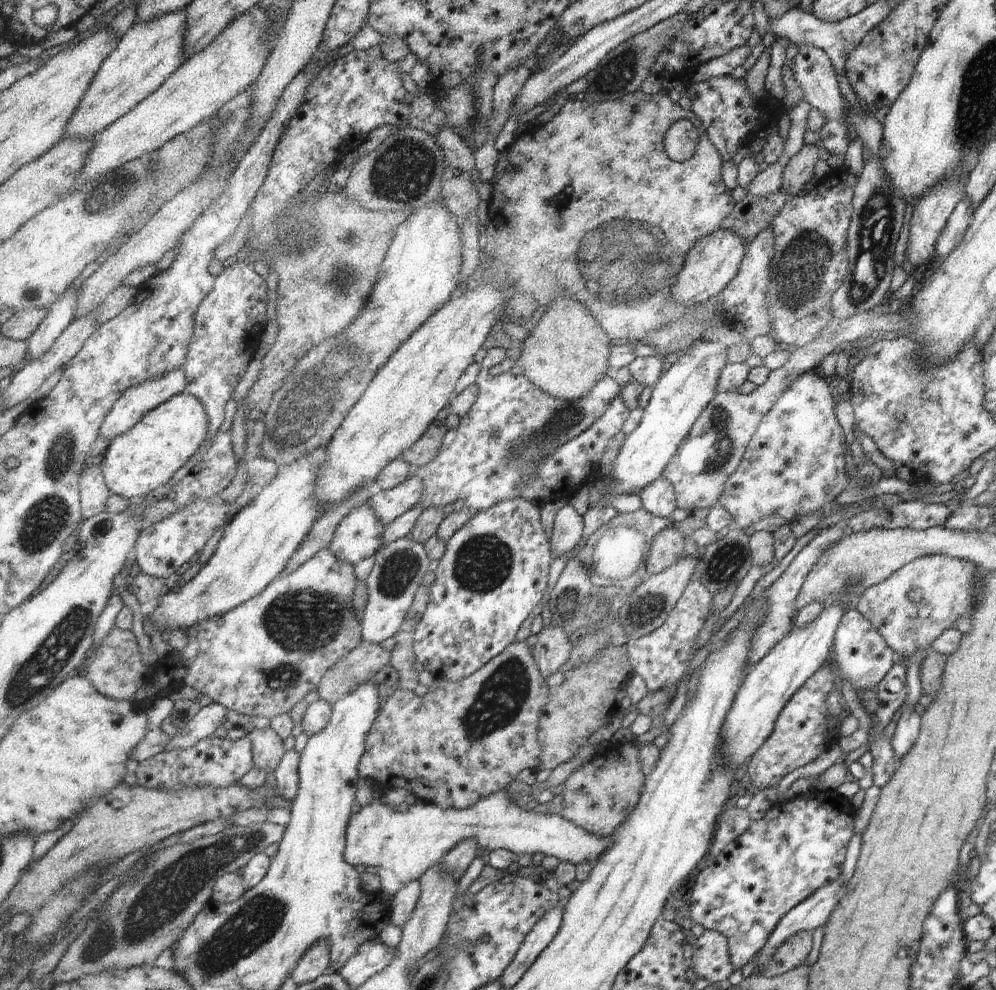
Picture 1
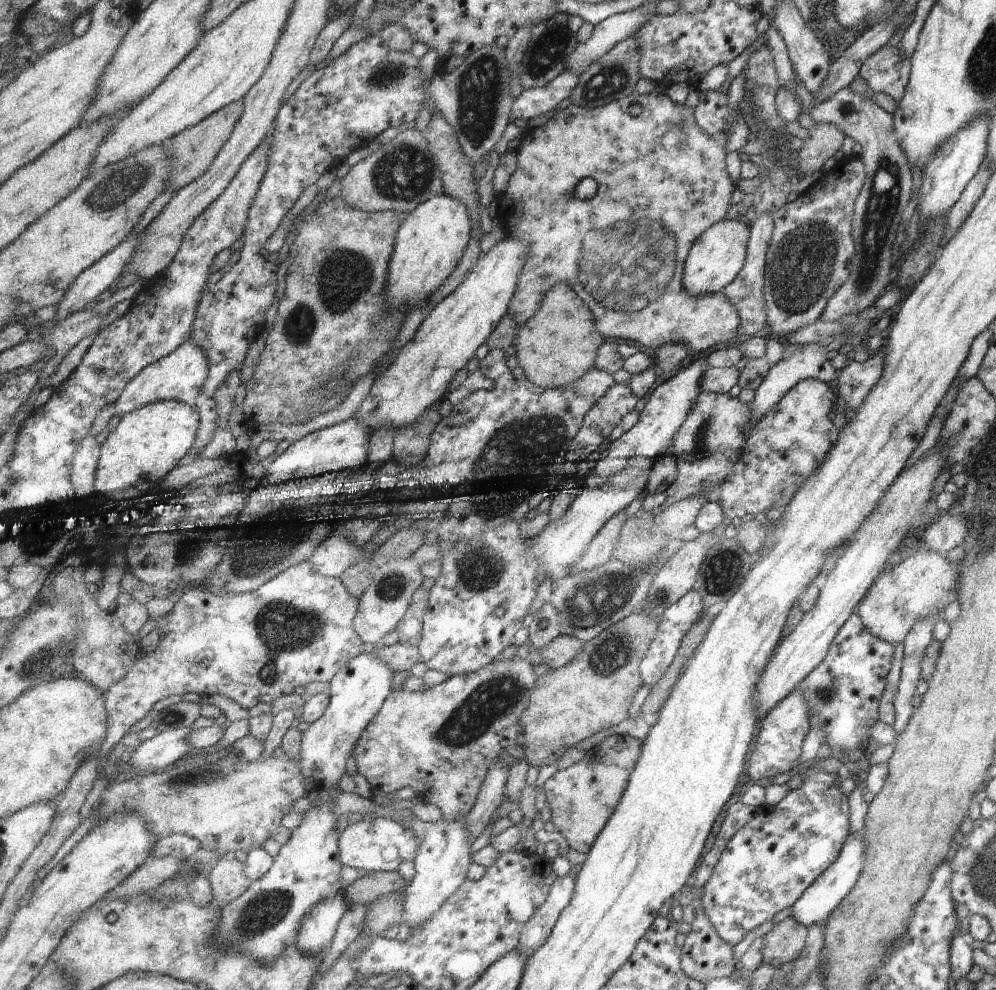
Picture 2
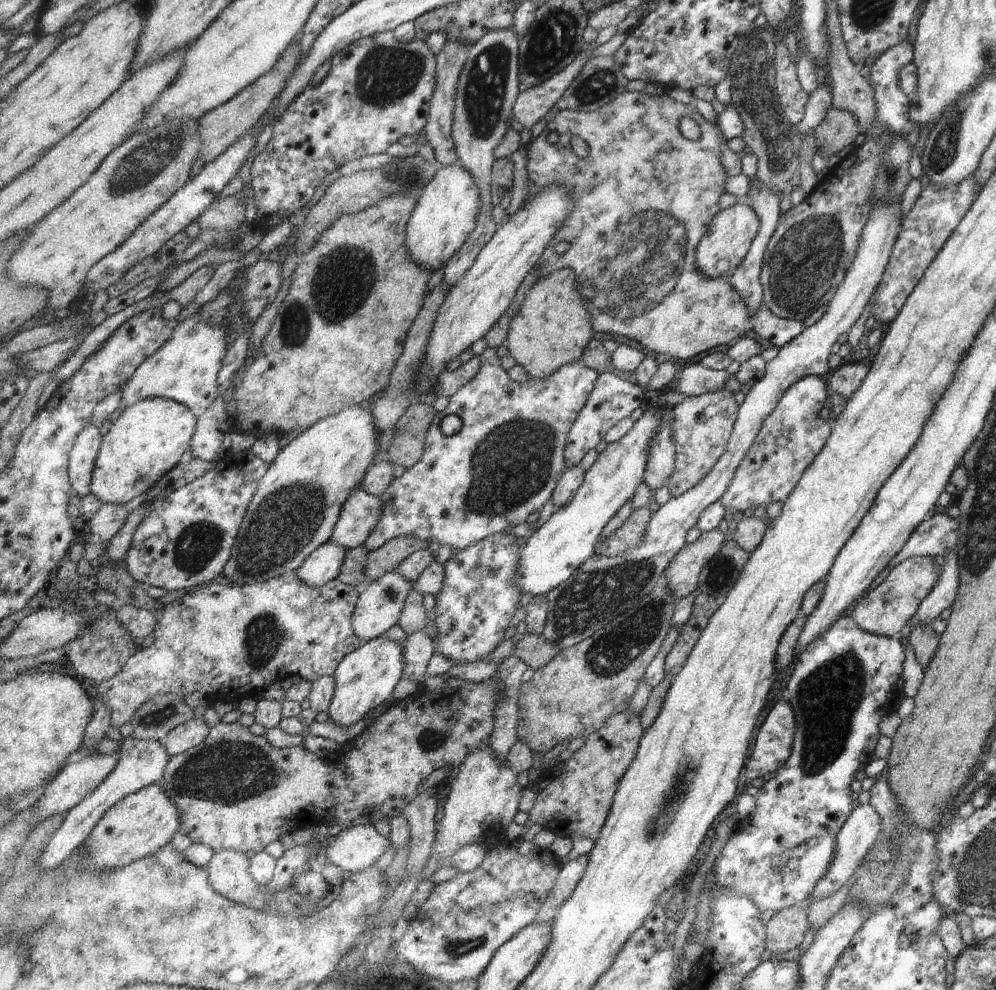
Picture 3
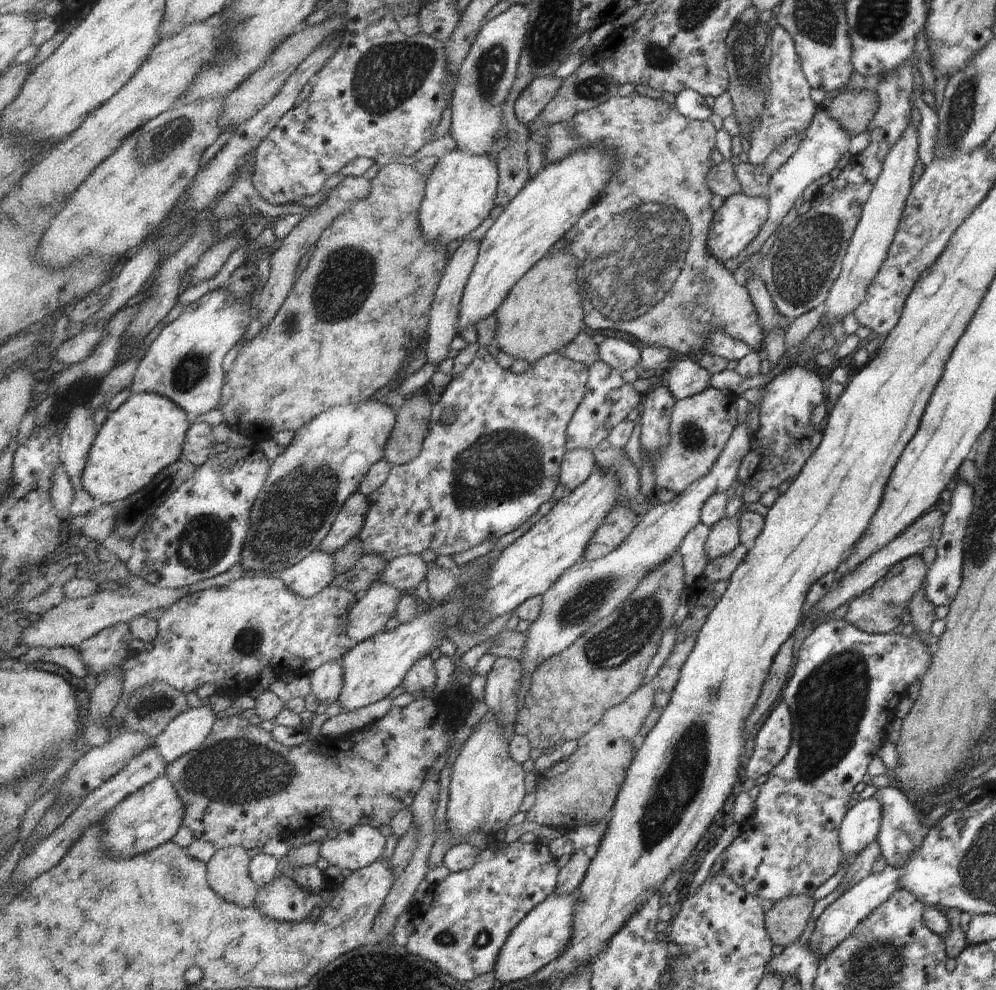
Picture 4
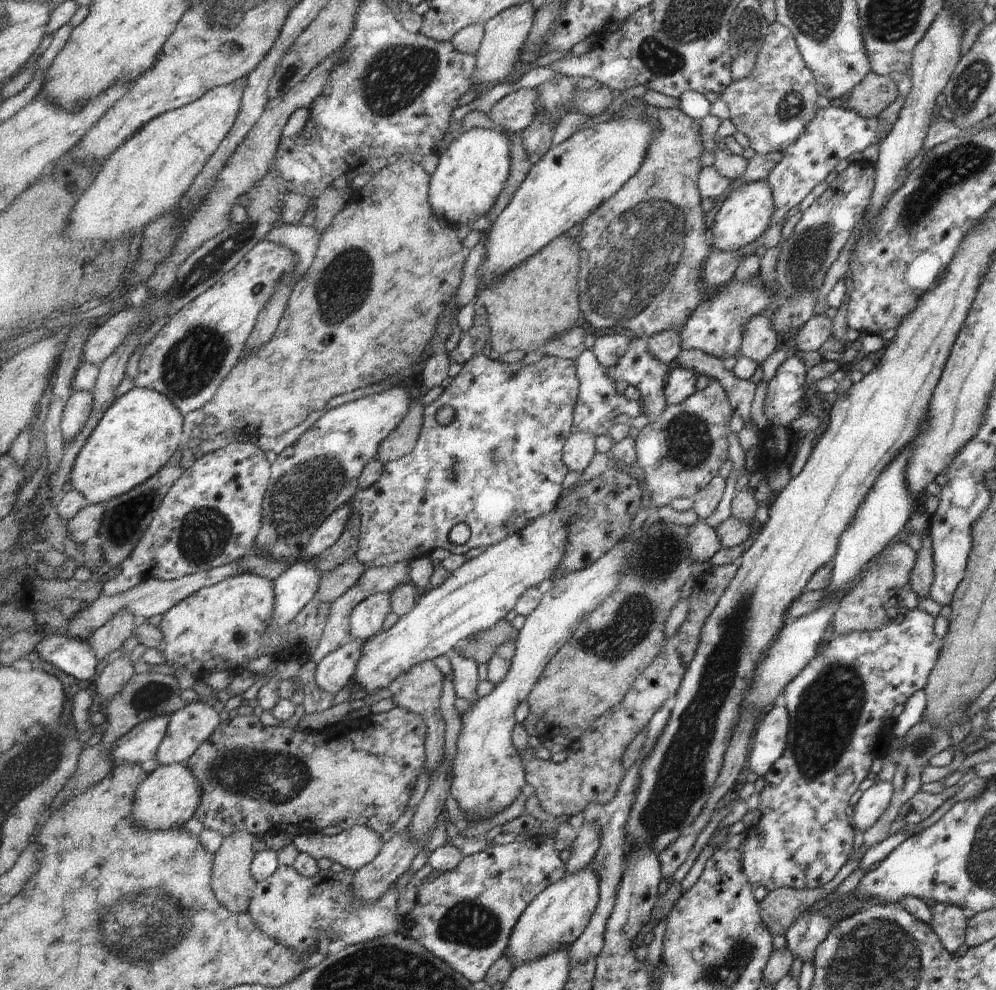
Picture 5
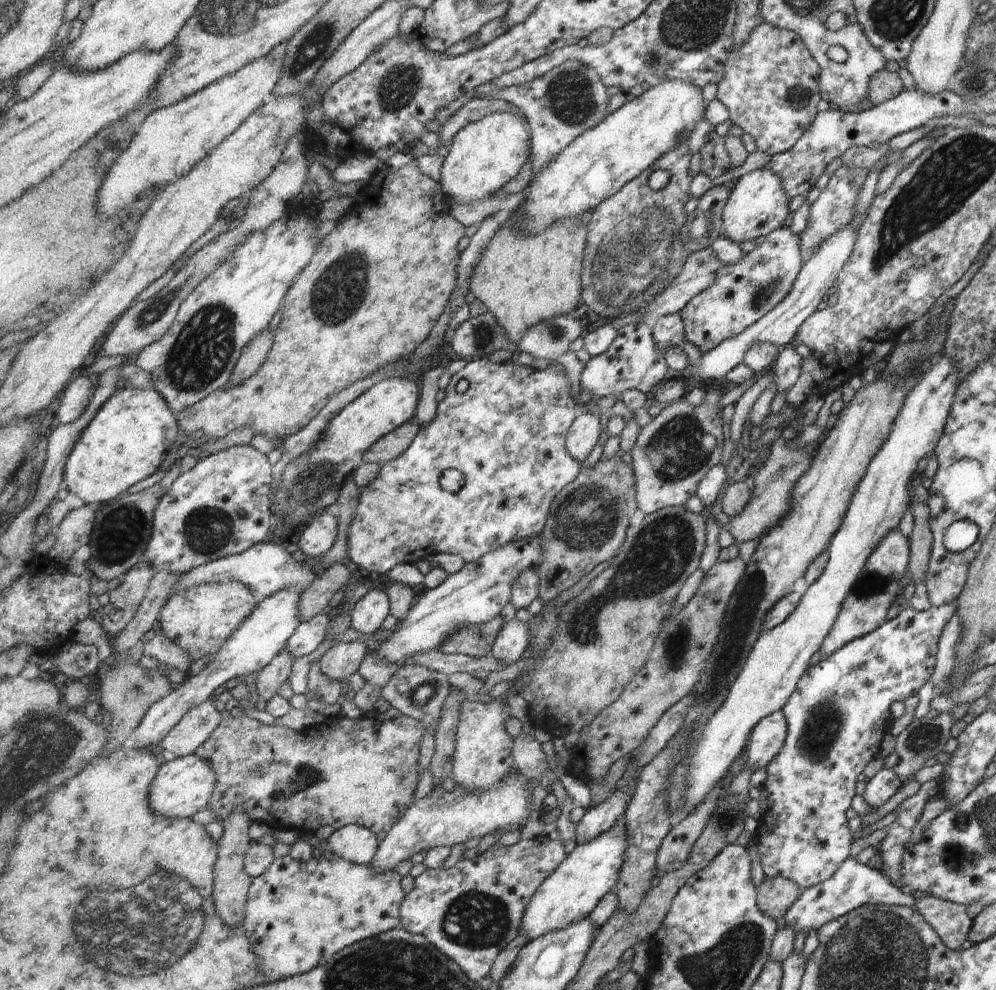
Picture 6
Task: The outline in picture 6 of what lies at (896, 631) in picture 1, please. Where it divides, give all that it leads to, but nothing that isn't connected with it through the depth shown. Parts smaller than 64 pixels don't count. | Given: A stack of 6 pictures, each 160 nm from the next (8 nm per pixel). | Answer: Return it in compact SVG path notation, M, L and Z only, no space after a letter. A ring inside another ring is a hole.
M897 528L890 530L884 539L879 541L867 557L853 586L846 592L833 626L818 648L817 658L830 655L846 642L875 630L885 622L886 610L900 589L896 582L899 582L902 576L907 576L909 551L907 538L901 535Z

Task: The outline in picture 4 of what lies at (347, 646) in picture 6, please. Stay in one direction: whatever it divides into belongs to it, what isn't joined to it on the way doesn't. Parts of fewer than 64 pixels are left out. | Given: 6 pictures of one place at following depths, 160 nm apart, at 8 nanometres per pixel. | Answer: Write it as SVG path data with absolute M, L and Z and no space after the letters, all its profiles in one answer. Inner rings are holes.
M342 660L339 663L323 665L311 674L311 678L312 694L320 704L338 702L344 685Z

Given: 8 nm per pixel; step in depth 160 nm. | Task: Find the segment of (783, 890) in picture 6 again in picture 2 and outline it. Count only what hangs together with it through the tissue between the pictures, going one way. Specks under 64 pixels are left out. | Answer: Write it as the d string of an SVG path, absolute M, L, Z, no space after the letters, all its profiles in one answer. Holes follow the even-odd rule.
M785 917L781 922L775 924L770 932L762 936L761 964L771 964L776 970L785 962L794 961L805 946L806 932L807 929L791 917Z

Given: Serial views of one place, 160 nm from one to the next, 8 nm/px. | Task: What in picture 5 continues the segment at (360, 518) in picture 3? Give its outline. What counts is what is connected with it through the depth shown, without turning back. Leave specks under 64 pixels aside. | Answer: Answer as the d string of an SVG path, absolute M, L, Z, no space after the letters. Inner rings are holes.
M343 505L333 512L311 537L309 546L305 550L305 556L317 558L337 543L342 538L351 515L352 505Z

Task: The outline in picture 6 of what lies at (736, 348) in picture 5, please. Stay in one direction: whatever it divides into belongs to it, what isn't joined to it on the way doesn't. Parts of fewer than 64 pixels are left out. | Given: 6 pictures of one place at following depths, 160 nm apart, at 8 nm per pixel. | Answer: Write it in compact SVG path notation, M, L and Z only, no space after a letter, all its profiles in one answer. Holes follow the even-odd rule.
M784 226L771 231L742 261L725 265L715 282L682 310L686 340L705 354L757 323L789 294L801 266L799 249L799 236Z

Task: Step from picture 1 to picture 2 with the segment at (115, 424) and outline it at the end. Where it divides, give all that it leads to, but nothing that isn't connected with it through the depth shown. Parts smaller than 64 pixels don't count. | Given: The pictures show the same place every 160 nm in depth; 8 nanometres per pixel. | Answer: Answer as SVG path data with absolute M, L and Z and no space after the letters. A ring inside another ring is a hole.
M193 340L187 341L173 354L143 369L143 372L126 386L119 400L115 401L115 412L122 417L148 404L166 400L178 400L196 408L198 398L202 395L203 384L210 375L210 368L210 360L206 352Z

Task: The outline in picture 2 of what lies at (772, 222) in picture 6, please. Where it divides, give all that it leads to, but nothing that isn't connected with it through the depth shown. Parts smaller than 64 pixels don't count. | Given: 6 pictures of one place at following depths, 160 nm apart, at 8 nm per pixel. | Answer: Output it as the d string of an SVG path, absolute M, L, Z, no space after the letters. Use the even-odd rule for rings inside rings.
M729 218L713 225L693 245L686 260L683 286L695 297L722 293L722 290L738 279L743 270L746 258L746 244L750 238L749 225L743 221L733 221Z

